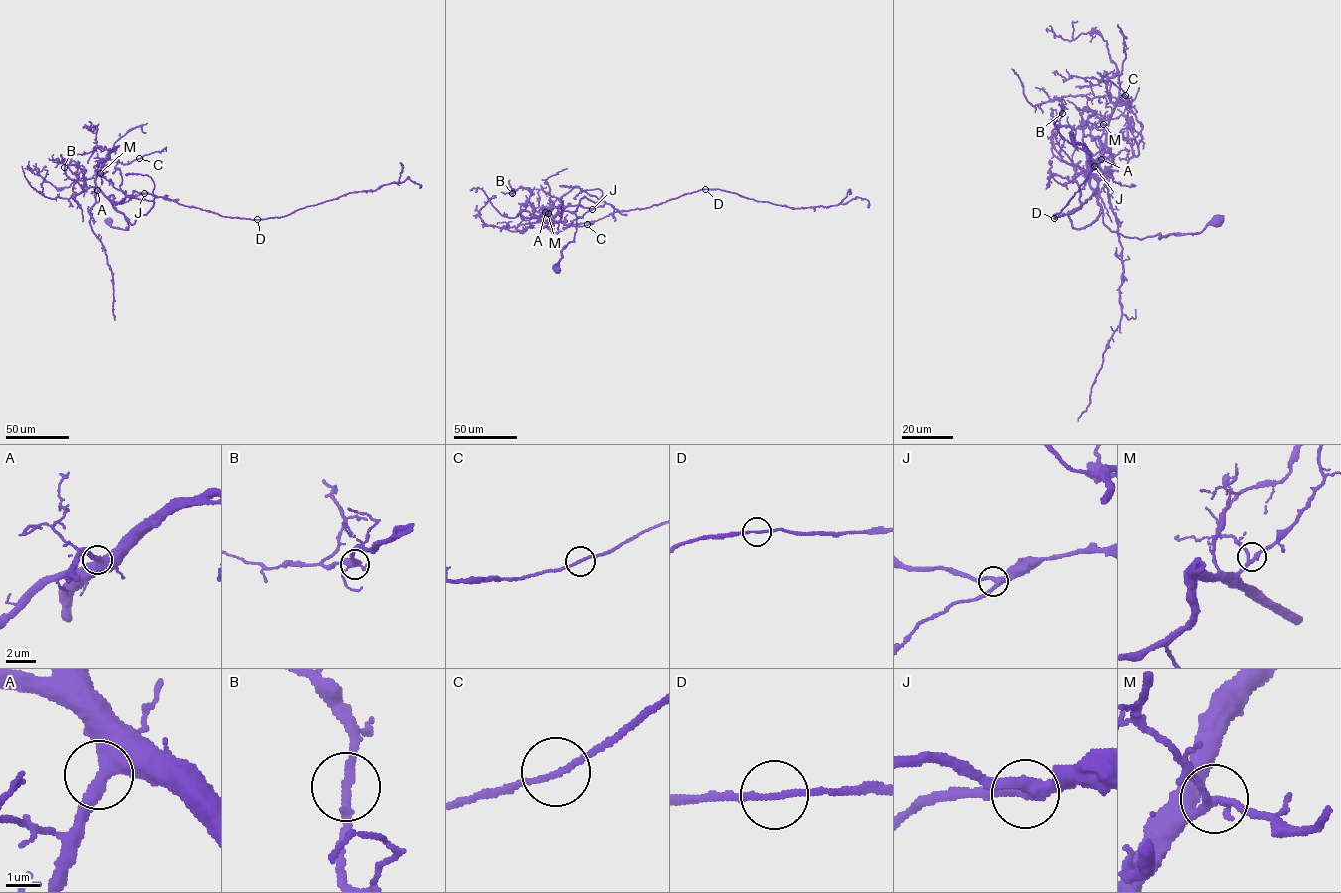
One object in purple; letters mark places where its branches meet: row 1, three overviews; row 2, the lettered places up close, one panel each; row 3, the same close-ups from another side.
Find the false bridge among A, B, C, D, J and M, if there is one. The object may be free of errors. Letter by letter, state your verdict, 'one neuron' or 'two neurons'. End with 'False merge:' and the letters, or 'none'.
A: one neuron
B: one neuron
C: one neuron
D: one neuron
J: one neuron
M: one neuron
False merge: none

